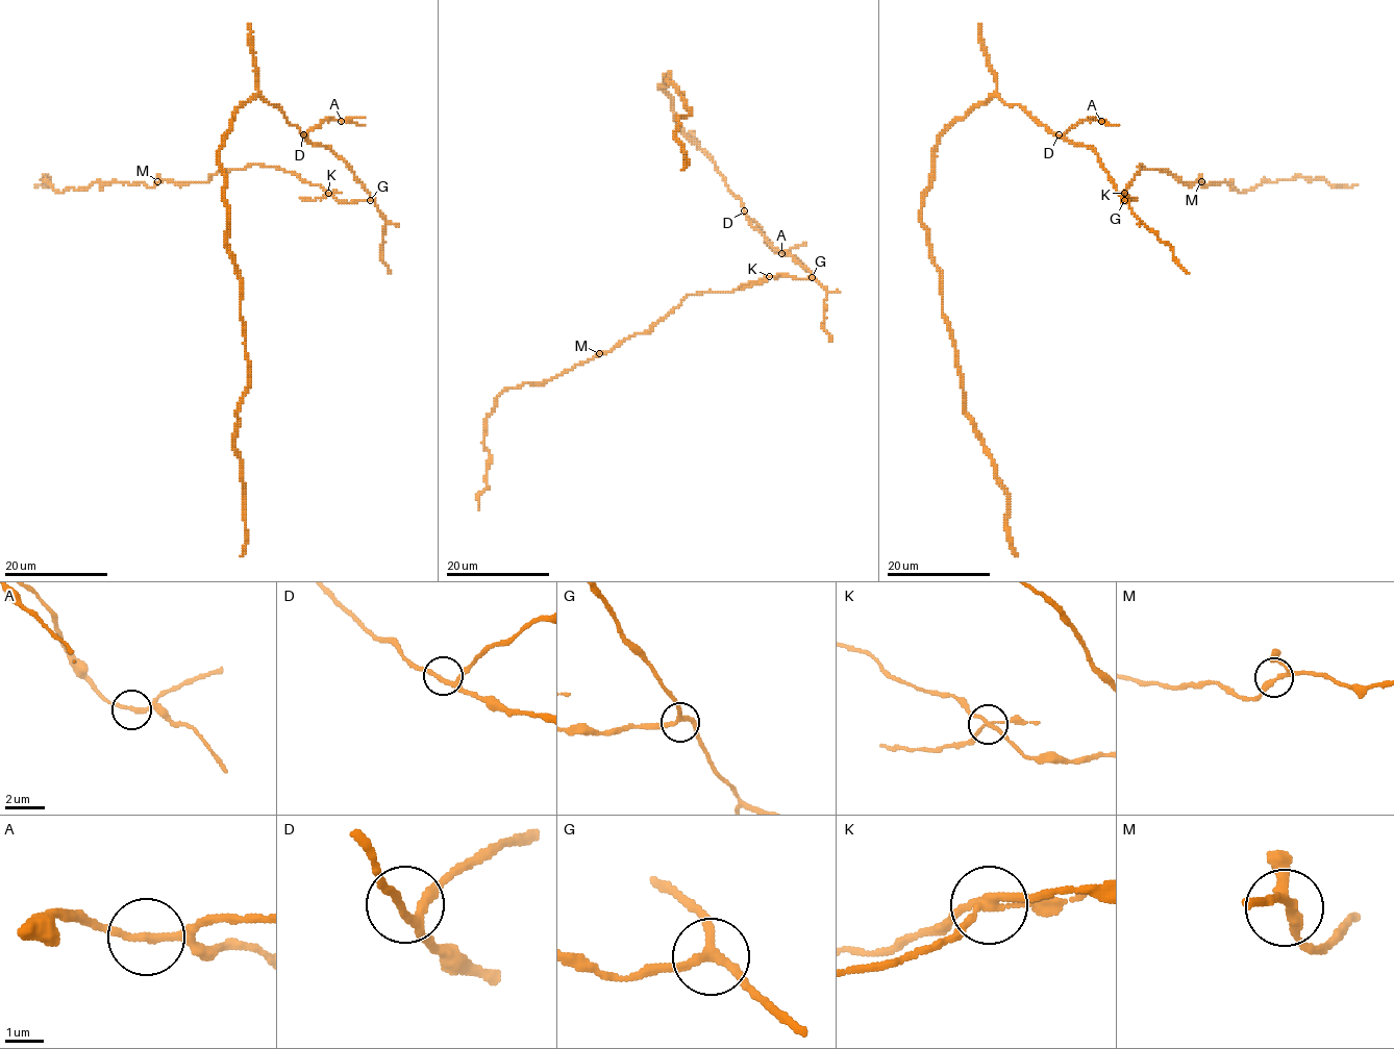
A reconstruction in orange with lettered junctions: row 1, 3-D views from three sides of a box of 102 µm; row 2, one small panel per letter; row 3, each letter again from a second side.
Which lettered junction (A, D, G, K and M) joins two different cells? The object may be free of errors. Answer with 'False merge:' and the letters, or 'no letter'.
False merge: K

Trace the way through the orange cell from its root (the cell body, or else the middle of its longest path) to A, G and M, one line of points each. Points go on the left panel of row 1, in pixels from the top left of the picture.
A: (303, 136), (322, 121), (341, 121)
G: (303, 136), (334, 152), (352, 171), (370, 200)
M: (303, 136), (334, 152), (370, 197), (337, 201), (295, 174), (260, 165), (220, 170), (205, 182), (157, 181)

